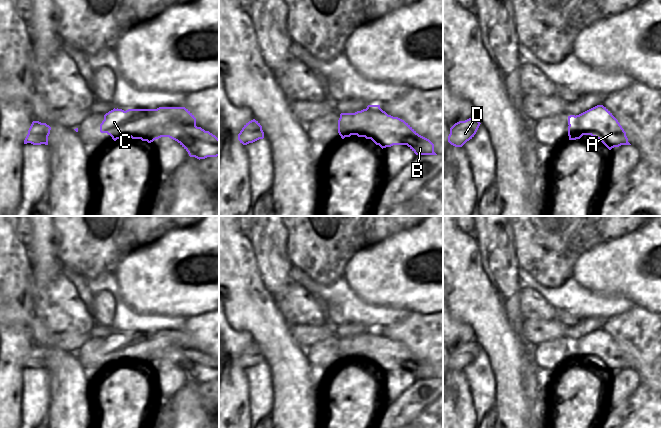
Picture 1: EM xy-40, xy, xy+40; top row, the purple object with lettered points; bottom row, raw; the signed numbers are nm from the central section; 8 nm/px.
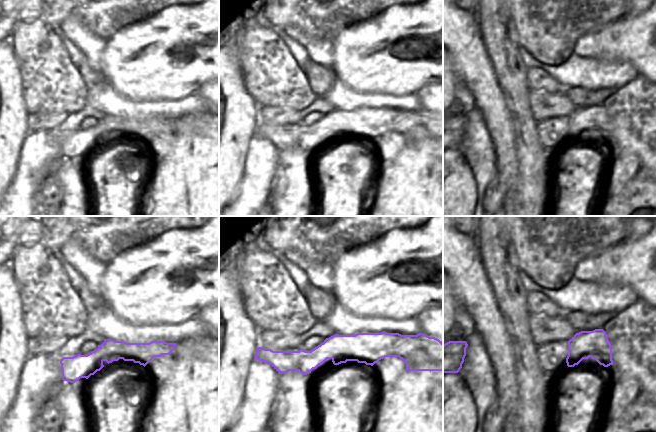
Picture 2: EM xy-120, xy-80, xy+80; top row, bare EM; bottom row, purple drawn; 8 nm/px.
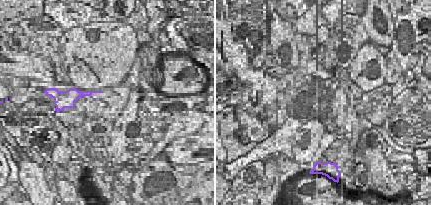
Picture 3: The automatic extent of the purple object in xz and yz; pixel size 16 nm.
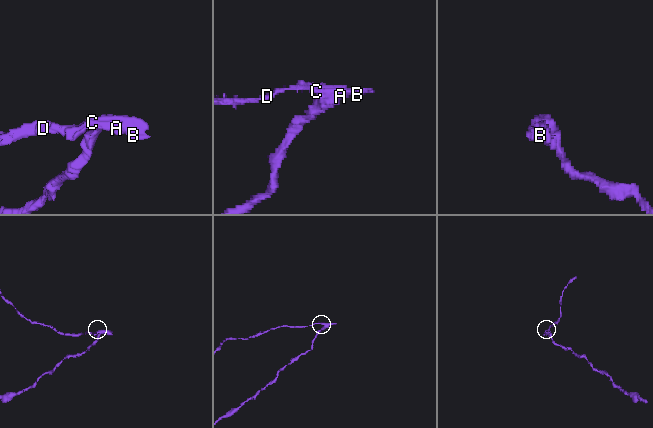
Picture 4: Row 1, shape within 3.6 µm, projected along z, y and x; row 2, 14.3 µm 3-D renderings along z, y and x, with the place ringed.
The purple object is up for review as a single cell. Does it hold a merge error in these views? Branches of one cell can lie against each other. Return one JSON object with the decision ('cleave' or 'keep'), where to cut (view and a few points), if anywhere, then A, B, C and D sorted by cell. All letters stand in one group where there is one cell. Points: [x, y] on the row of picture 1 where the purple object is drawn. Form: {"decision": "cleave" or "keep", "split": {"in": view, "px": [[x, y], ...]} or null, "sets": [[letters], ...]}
{"decision": "cleave", "split": {"in": "xy-40", "px": [[195, 124], [166, 124], [160, 130], [155, 130], [146, 140]]}, "sets": [["A", "B"], ["C", "D"]]}

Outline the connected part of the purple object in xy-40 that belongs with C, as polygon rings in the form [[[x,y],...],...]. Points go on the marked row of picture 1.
[[[159,107],[157,109],[113,109],[104,115],[104,120],[100,124],[100,132],[107,133],[114,141],[123,137],[132,139],[141,139],[147,141],[148,137],[155,131],[161,131],[162,128],[171,124],[175,127],[189,127],[196,125],[196,118],[185,107]]]

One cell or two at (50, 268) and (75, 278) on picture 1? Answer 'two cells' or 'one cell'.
two cells

